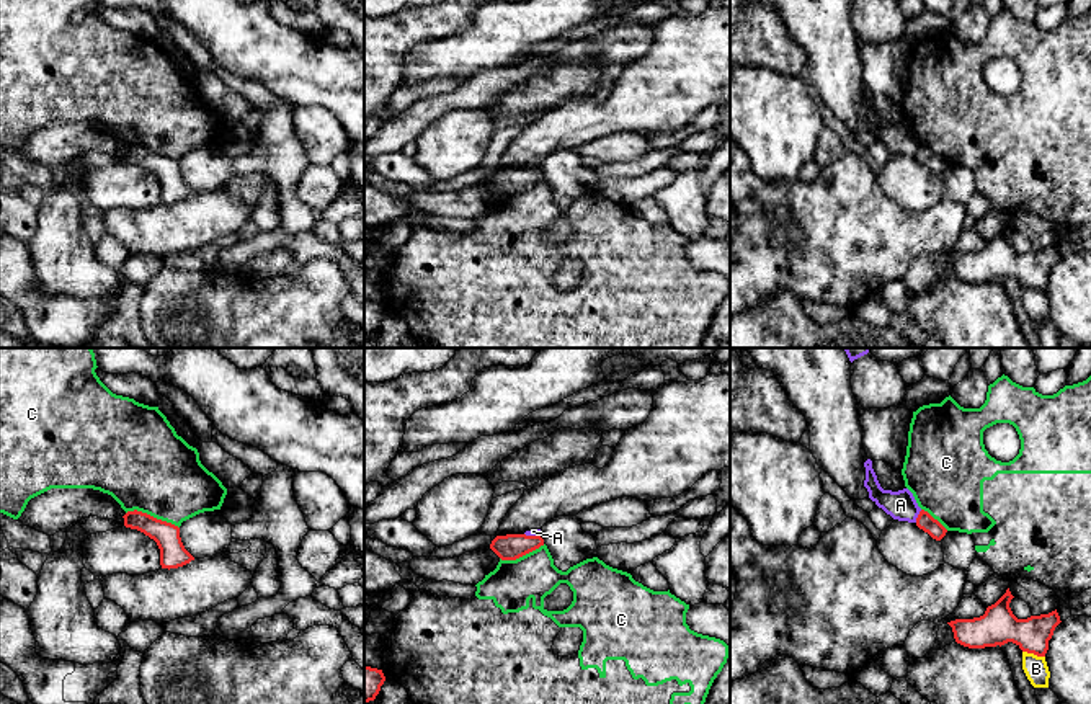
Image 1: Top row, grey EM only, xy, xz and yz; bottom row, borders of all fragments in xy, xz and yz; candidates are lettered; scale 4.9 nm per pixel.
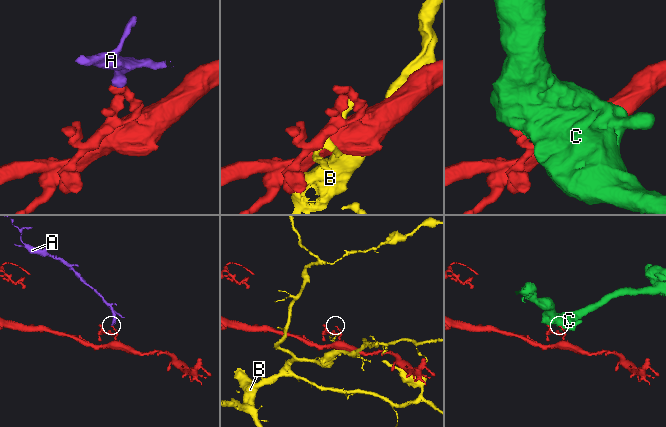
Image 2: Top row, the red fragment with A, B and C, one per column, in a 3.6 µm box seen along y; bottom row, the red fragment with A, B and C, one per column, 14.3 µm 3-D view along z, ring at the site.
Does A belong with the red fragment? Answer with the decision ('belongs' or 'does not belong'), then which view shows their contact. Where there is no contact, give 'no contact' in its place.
does not belong; contact in yz

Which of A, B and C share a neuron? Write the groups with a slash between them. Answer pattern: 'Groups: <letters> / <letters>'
Groups: A / B / C

